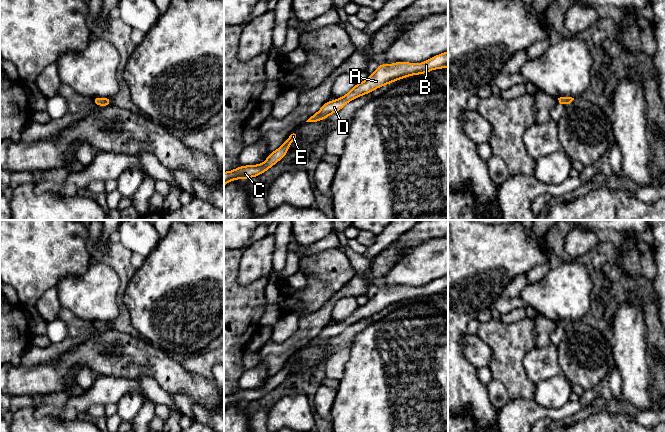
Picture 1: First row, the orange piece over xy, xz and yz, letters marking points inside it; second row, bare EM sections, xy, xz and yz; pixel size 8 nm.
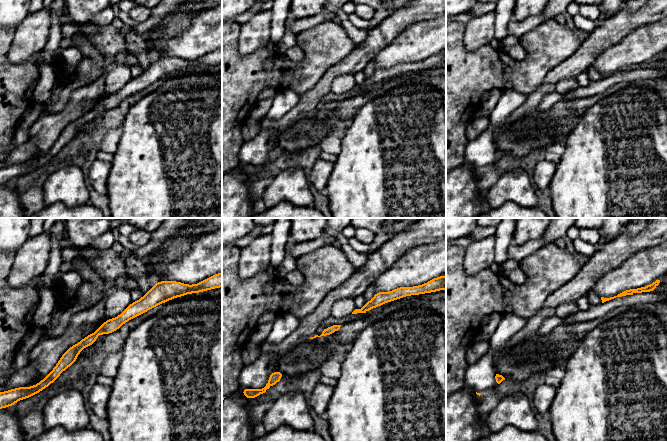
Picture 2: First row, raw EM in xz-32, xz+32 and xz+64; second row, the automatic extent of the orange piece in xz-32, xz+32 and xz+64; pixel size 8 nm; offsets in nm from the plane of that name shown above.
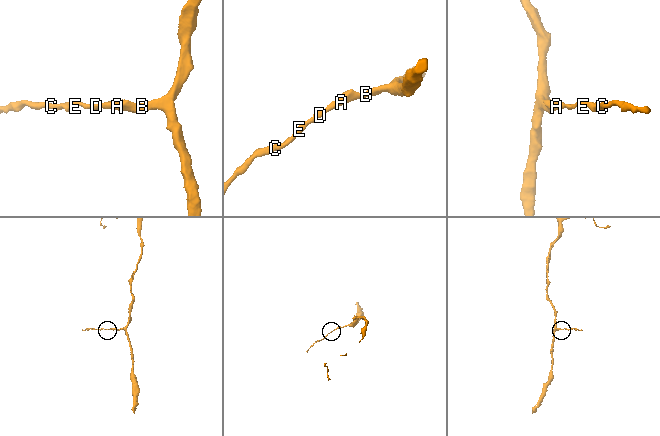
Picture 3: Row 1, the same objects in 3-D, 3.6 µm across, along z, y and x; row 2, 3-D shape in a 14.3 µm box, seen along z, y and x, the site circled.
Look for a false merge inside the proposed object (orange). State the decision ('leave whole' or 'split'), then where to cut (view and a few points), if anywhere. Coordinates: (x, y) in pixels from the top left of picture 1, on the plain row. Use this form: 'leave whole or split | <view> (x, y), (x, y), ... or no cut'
leave whole | no cut

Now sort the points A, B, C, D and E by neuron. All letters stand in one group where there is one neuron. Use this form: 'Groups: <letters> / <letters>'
Groups: A B C D E

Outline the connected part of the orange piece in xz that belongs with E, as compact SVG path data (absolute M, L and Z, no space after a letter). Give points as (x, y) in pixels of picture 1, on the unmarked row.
M296 355L291 356L289 362L283 366L283 368L277 374L269 377L265 386L262 388L239 390L232 395L224 396L224 410L230 405L234 405L236 403L247 403L261 399L286 379L286 377L289 375L290 368L293 367L297 362L298 357Z

